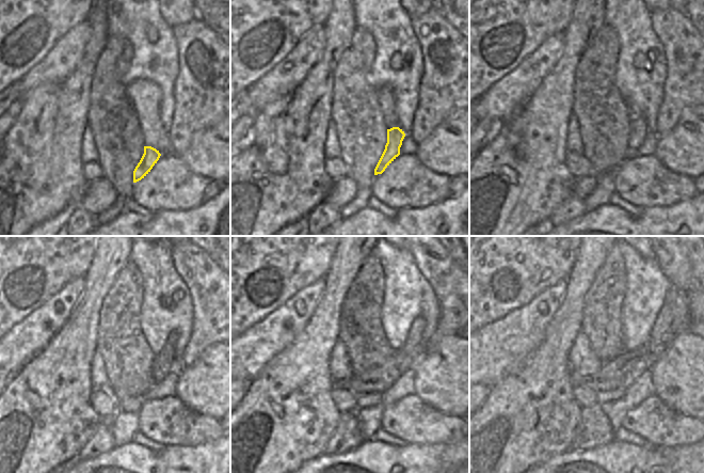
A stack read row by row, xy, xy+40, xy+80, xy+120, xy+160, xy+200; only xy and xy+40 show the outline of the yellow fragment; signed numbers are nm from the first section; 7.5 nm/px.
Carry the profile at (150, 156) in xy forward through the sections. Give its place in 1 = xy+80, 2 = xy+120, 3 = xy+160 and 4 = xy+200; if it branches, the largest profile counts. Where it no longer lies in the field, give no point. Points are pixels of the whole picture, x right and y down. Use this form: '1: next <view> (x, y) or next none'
1: next xy+80 (638, 125)
2: next xy+120 (163, 362)
3: next xy+160 (414, 336)
4: next xy+200 (673, 315)

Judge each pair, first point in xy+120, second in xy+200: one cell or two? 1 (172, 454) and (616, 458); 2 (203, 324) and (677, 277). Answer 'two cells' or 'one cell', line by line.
1: one cell
2: one cell

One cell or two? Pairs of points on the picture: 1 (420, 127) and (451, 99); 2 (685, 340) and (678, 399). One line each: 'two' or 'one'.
1: one
2: one

